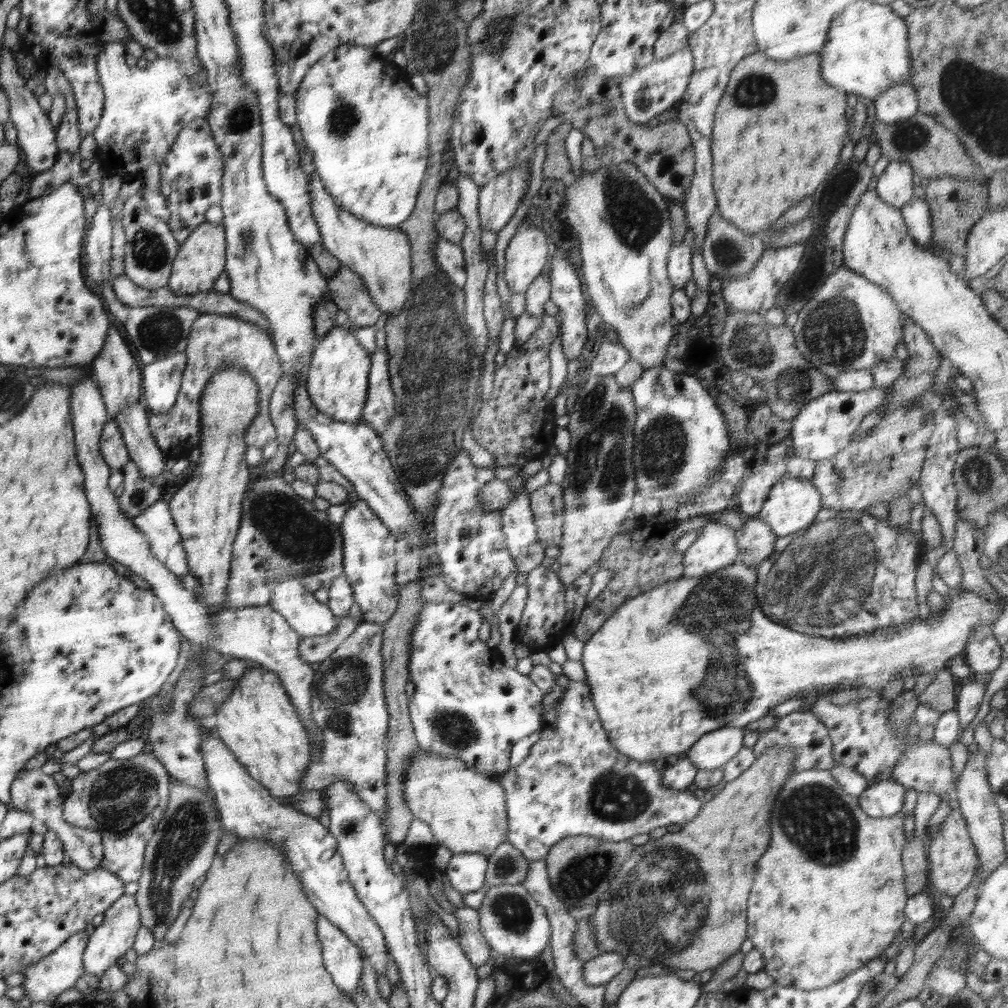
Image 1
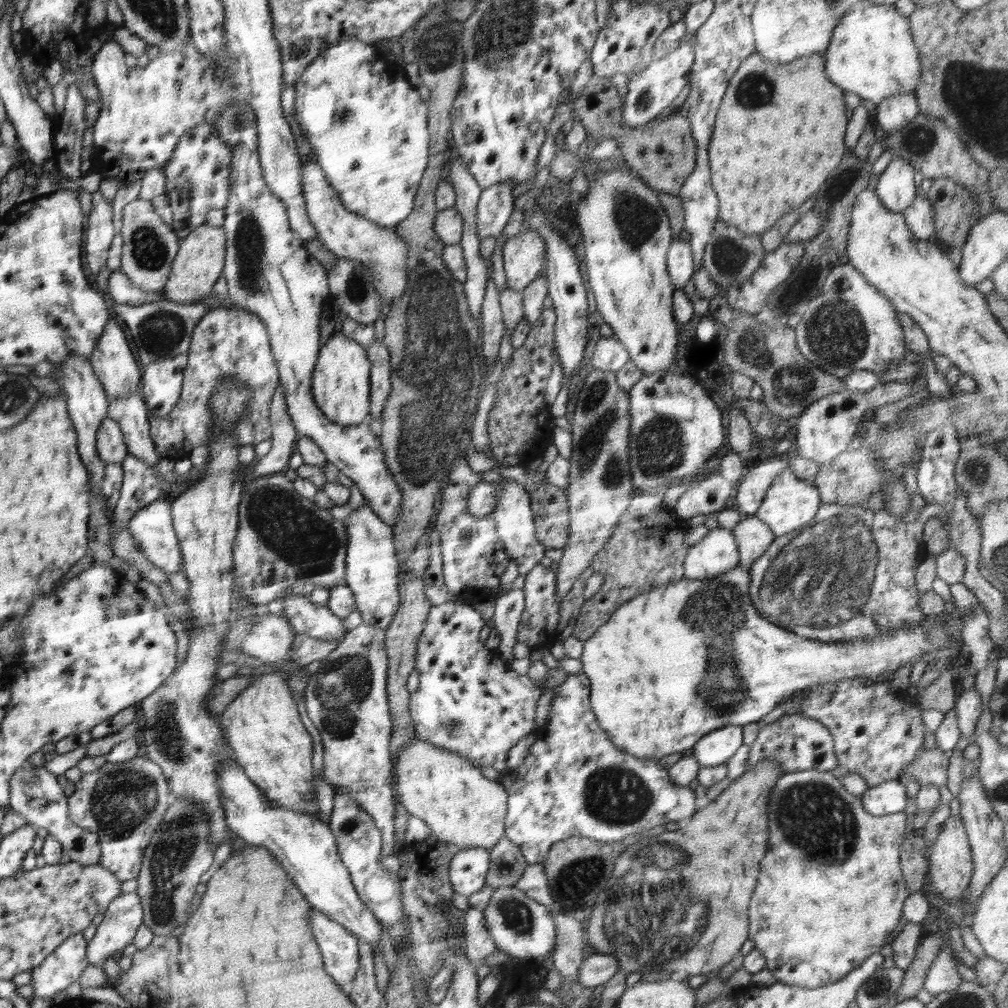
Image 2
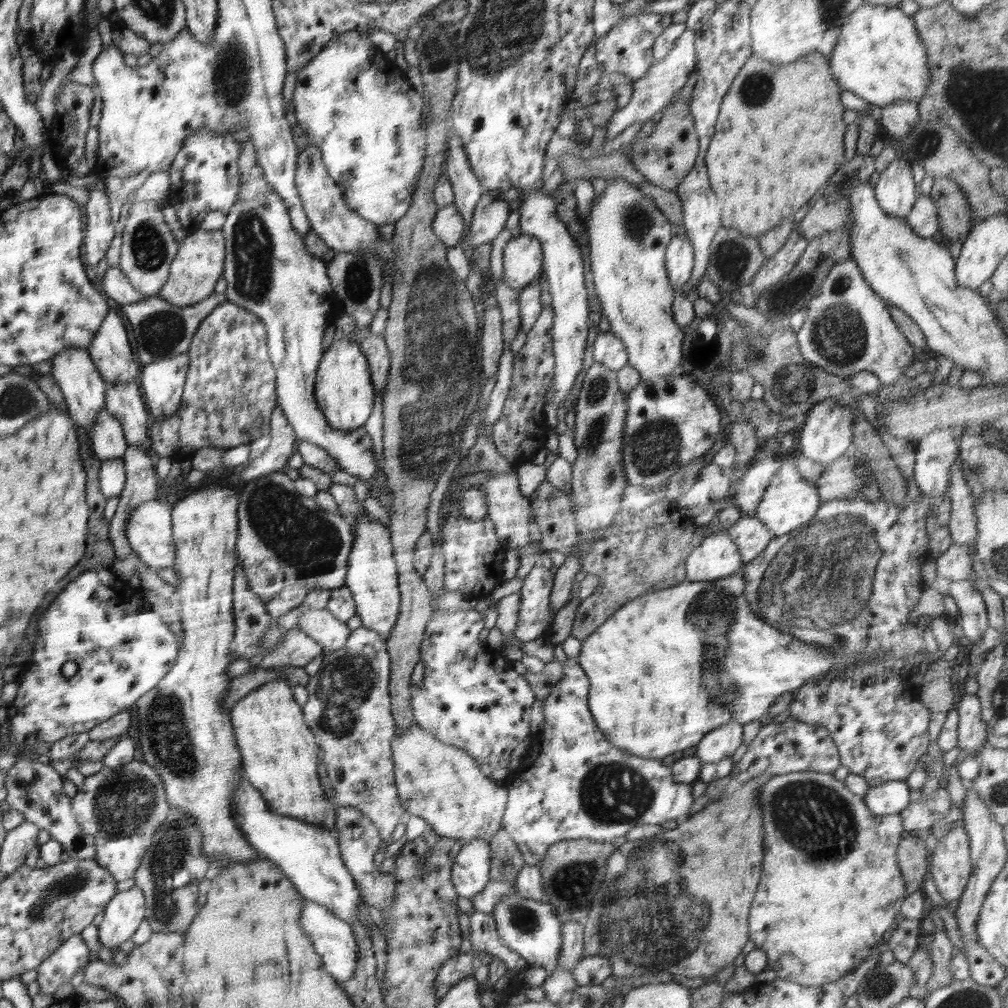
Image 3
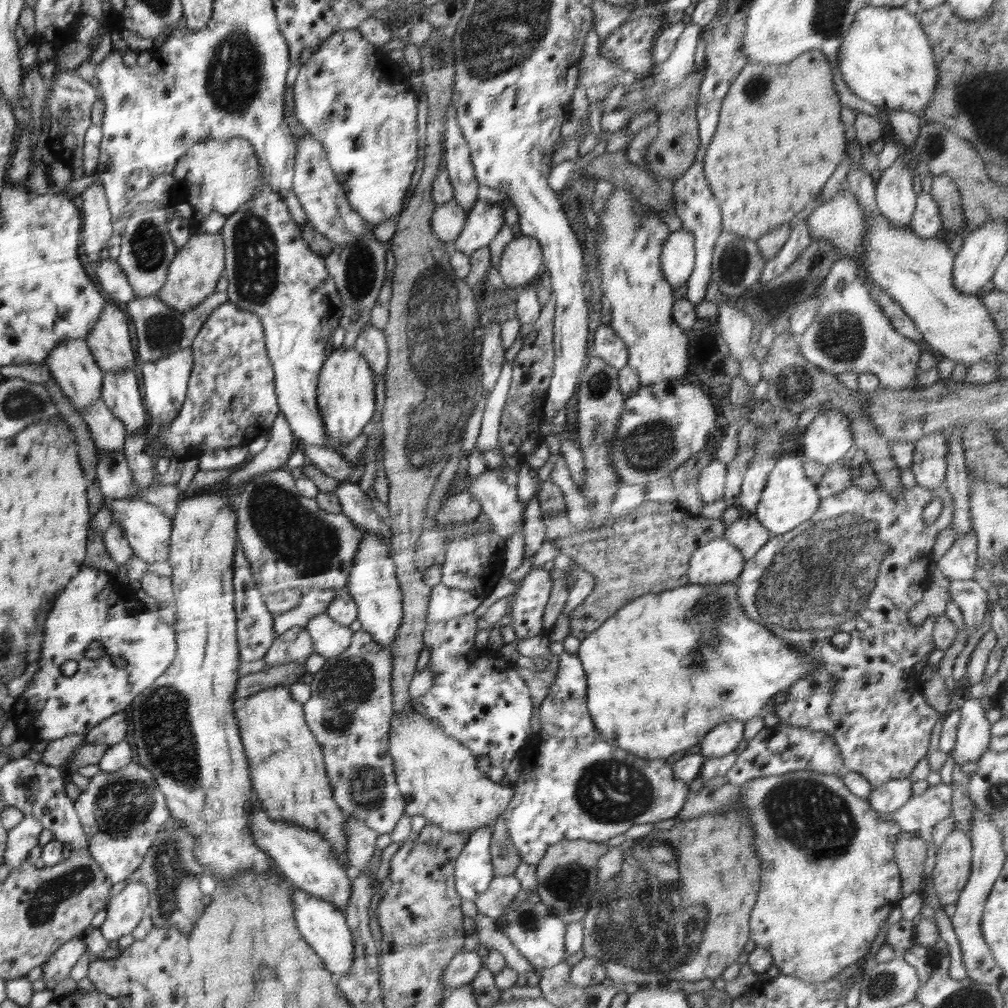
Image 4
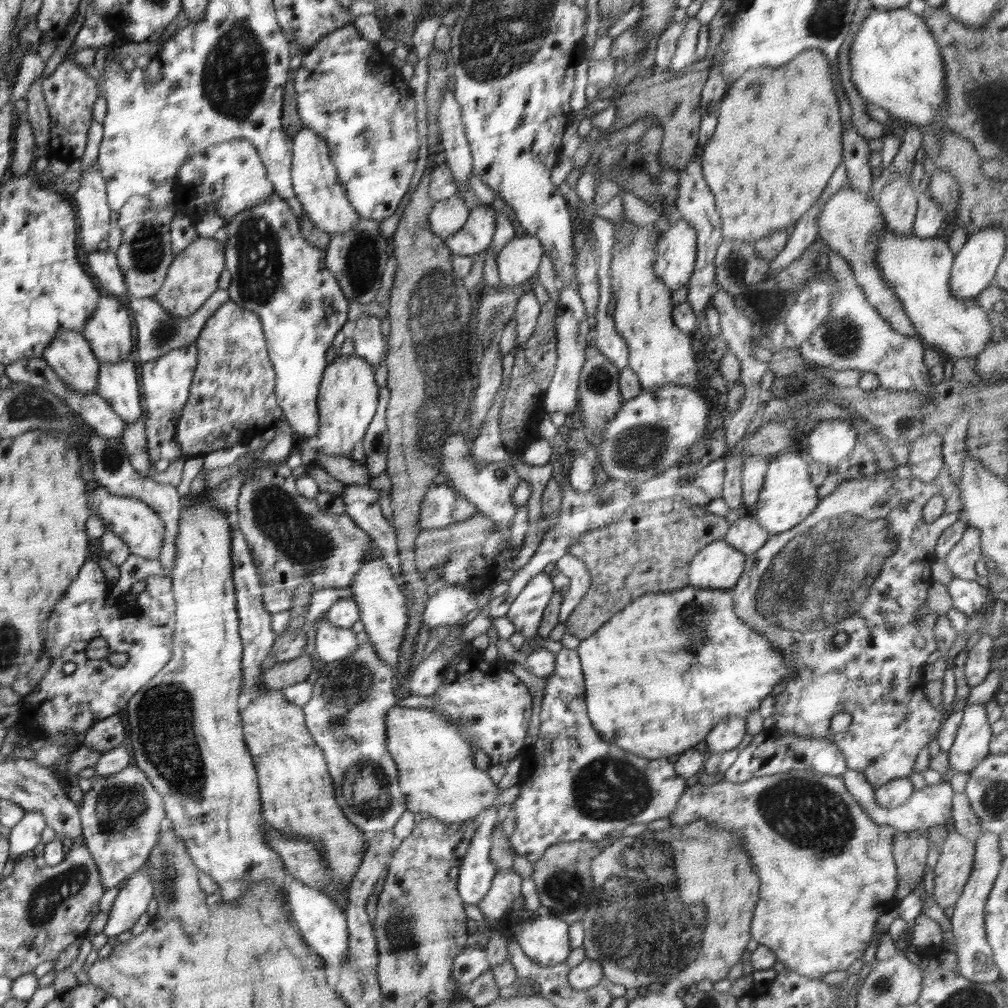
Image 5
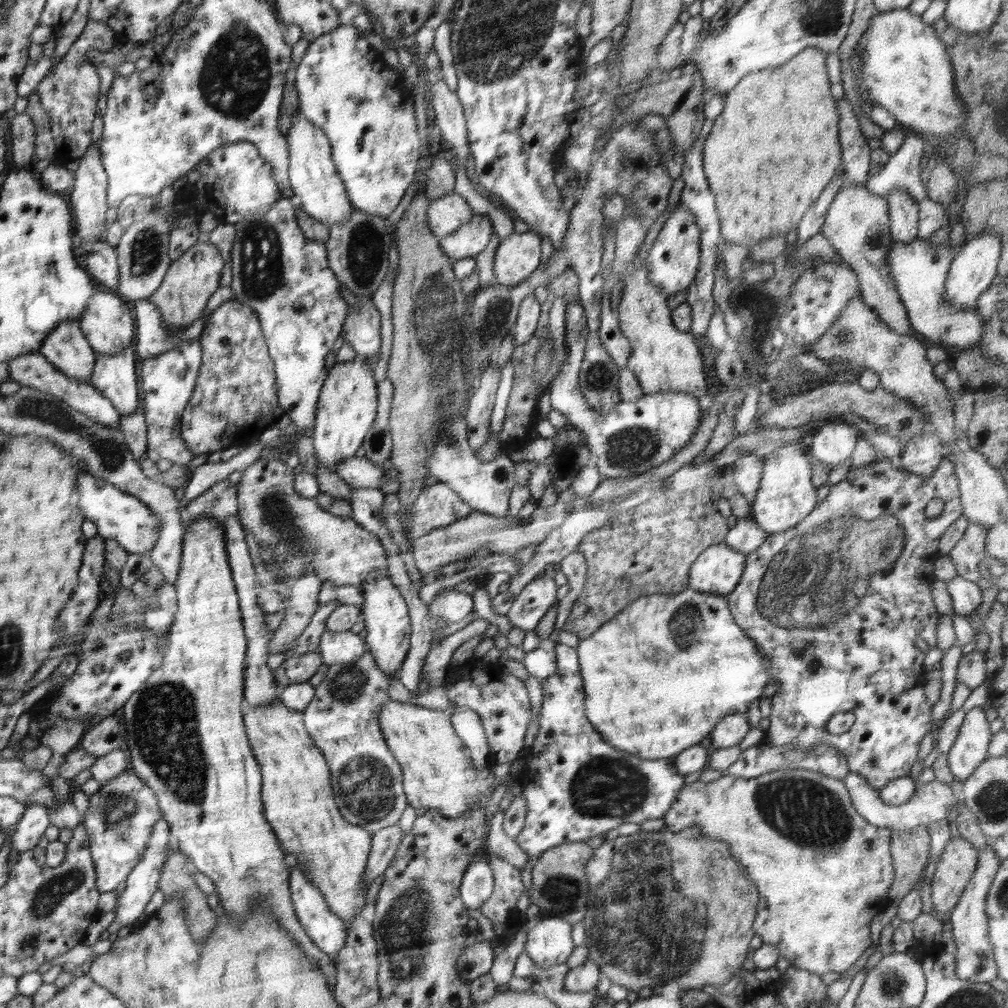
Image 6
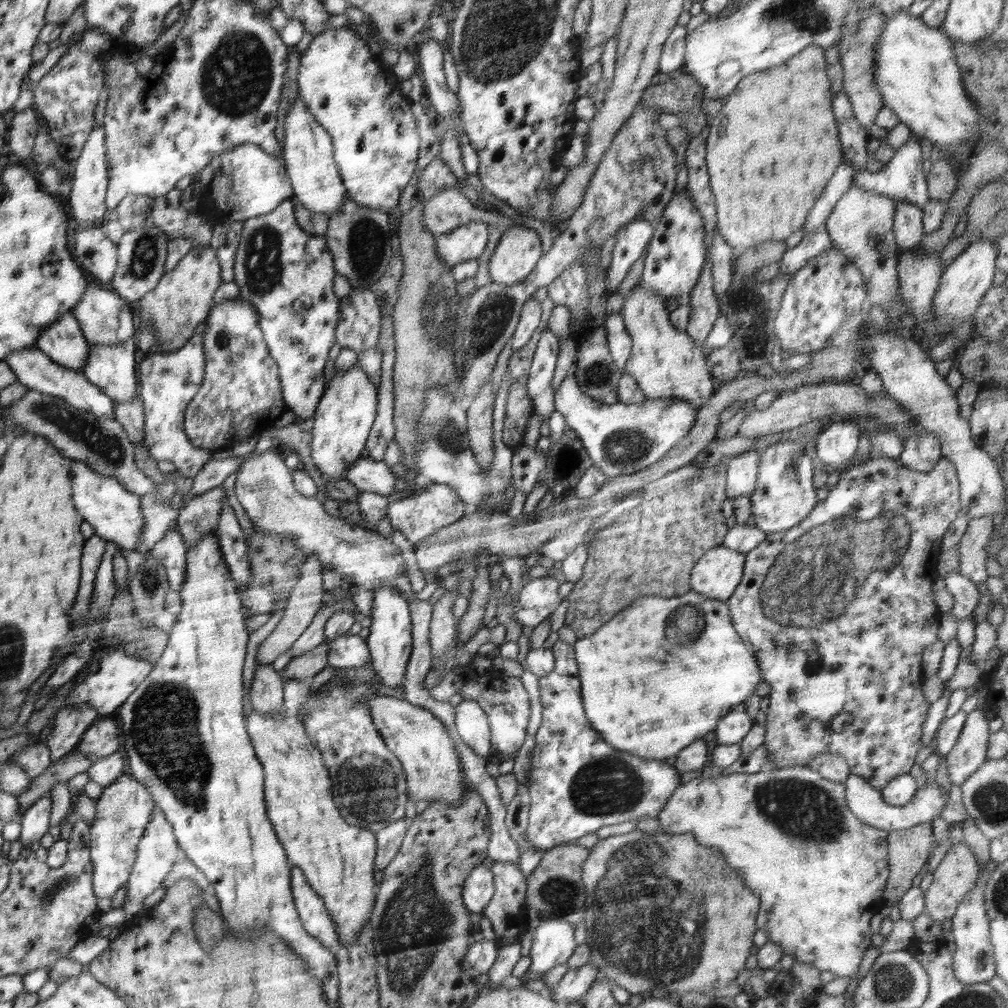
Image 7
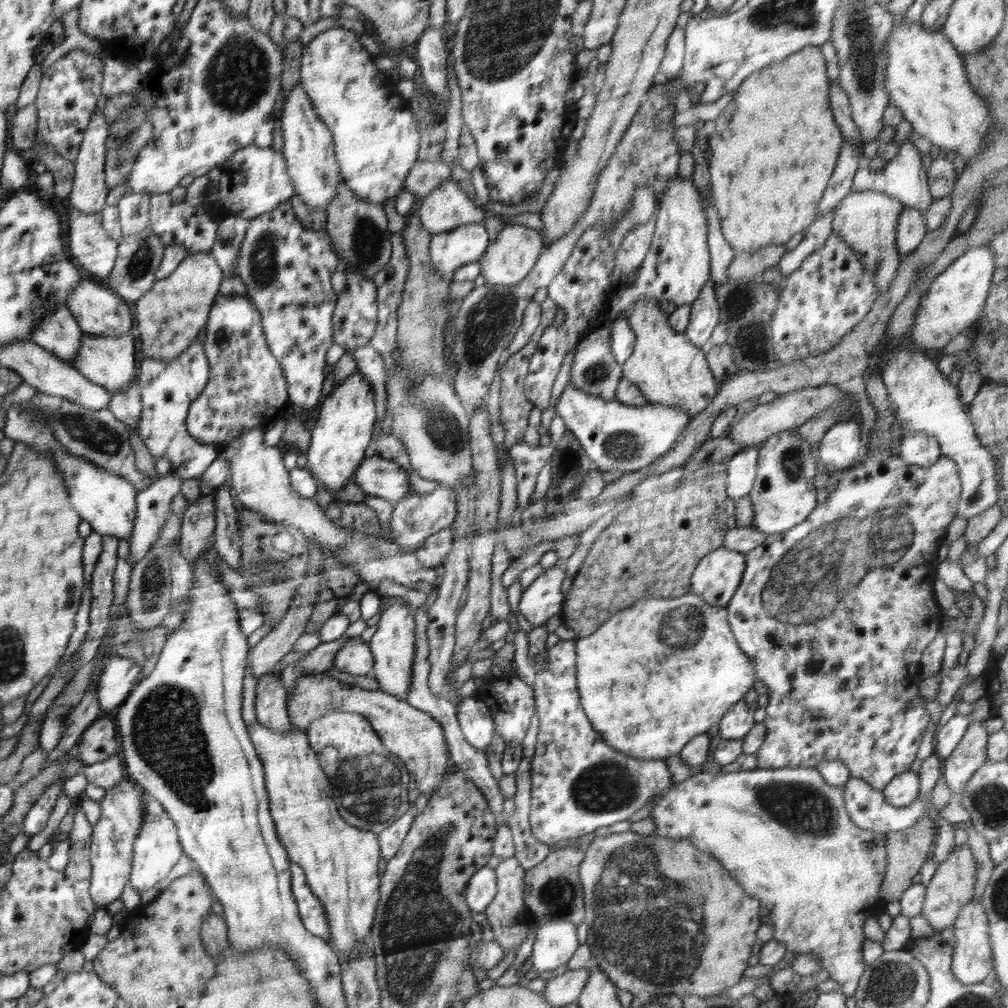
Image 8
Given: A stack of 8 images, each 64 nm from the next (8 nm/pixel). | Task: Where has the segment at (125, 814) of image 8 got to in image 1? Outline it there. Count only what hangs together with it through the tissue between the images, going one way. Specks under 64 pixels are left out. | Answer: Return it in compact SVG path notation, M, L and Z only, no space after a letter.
M150 751L126 760L110 758L102 766L80 772L72 779L71 791L63 802L63 819L74 826L98 831L103 842L101 866L119 875L125 883L138 881L143 872L145 849L167 808L170 781L163 764Z

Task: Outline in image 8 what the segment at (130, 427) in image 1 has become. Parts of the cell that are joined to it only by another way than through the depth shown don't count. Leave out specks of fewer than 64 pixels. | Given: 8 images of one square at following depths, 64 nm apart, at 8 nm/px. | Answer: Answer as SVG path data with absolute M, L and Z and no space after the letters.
M85 334L79 346L79 352L72 360L72 366L81 371L90 382L104 386L111 395L115 392L126 390L130 382L134 380L136 372L136 350L134 350L134 337L132 334L126 336L96 336L95 334Z

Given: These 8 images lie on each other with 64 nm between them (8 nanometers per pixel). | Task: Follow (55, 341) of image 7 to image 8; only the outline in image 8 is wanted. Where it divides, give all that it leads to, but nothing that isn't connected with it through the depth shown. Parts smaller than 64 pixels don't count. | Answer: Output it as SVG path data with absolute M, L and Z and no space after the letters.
M53 302L55 308L37 322L31 332L31 341L45 347L66 363L72 364L83 340L83 331L74 314L66 305Z

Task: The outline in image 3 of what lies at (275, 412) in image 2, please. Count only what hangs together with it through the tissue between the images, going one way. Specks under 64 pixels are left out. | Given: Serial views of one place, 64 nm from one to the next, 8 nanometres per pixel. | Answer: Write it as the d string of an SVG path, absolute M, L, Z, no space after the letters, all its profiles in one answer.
M278 402L272 411L270 426L270 445L262 456L248 462L247 468L240 474L239 480L242 482L287 469L288 459L294 455L297 438Z

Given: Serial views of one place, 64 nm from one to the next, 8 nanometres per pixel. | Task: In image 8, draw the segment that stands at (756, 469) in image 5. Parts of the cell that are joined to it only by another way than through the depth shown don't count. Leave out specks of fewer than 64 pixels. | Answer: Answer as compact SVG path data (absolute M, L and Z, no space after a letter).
M750 446L727 460L727 486L728 499L746 499L756 477L758 463L758 447Z

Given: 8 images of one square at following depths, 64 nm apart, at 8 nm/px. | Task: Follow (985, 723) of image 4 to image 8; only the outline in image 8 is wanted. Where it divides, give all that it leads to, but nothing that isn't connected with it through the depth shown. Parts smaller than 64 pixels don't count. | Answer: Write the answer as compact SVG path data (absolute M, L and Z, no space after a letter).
M971 720L962 741L943 759L943 776L952 793L960 795L970 777L987 761L988 731L985 721Z

